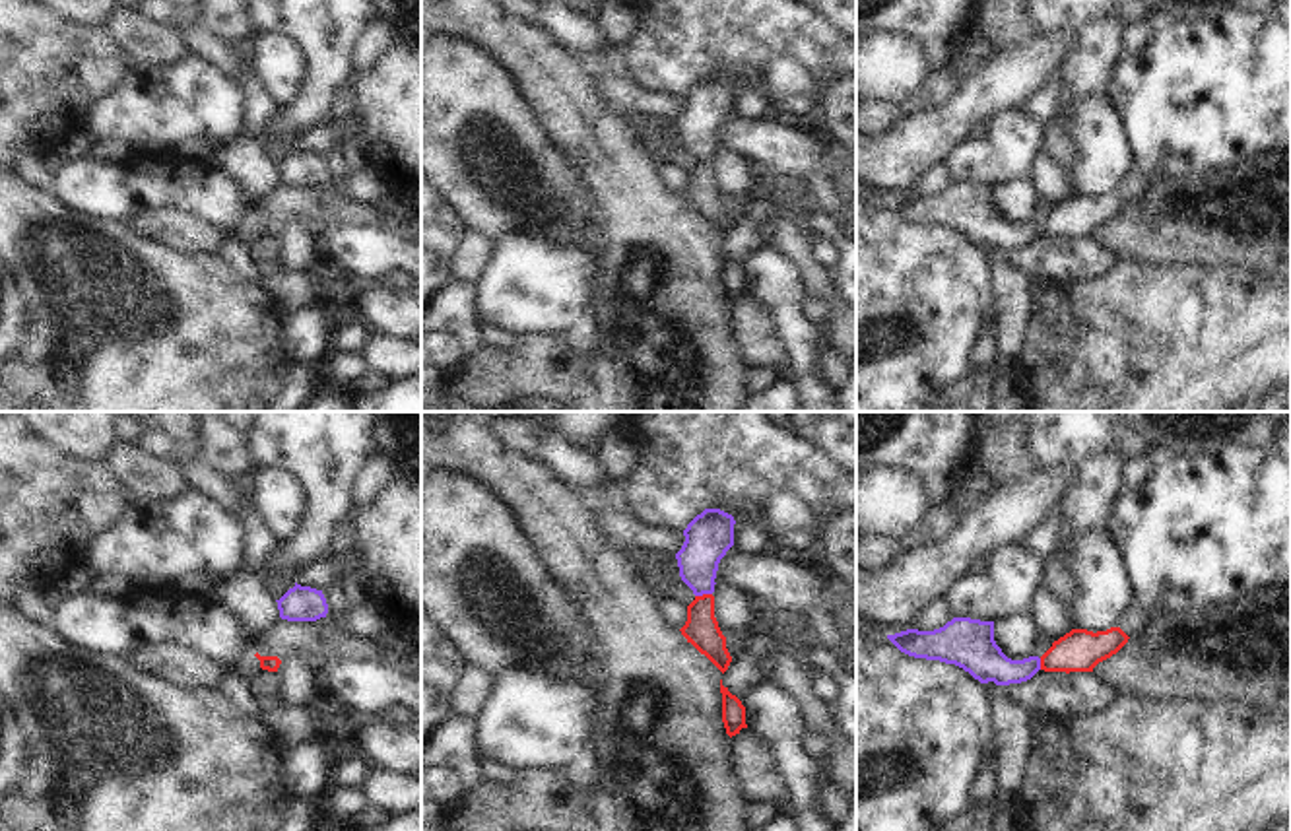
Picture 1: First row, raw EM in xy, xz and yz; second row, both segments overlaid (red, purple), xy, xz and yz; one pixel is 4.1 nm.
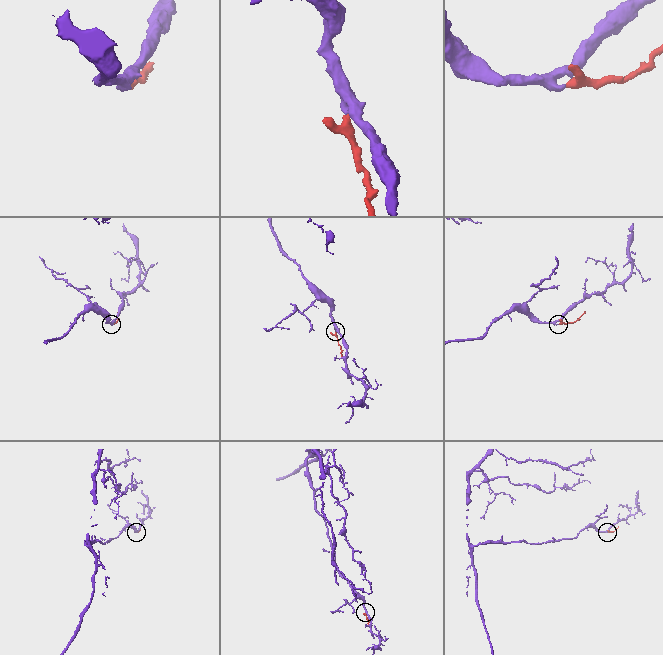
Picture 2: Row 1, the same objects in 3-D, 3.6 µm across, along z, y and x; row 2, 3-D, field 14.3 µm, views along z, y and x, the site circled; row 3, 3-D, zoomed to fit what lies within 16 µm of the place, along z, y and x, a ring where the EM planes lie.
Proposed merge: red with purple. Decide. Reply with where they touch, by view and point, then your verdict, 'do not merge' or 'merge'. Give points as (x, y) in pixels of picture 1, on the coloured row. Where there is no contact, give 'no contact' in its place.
xz (703, 595) | merge

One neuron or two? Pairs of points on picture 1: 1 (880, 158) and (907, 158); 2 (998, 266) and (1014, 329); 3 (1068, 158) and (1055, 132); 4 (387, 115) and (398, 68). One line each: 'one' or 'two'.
1: one
2: one
3: one
4: one

